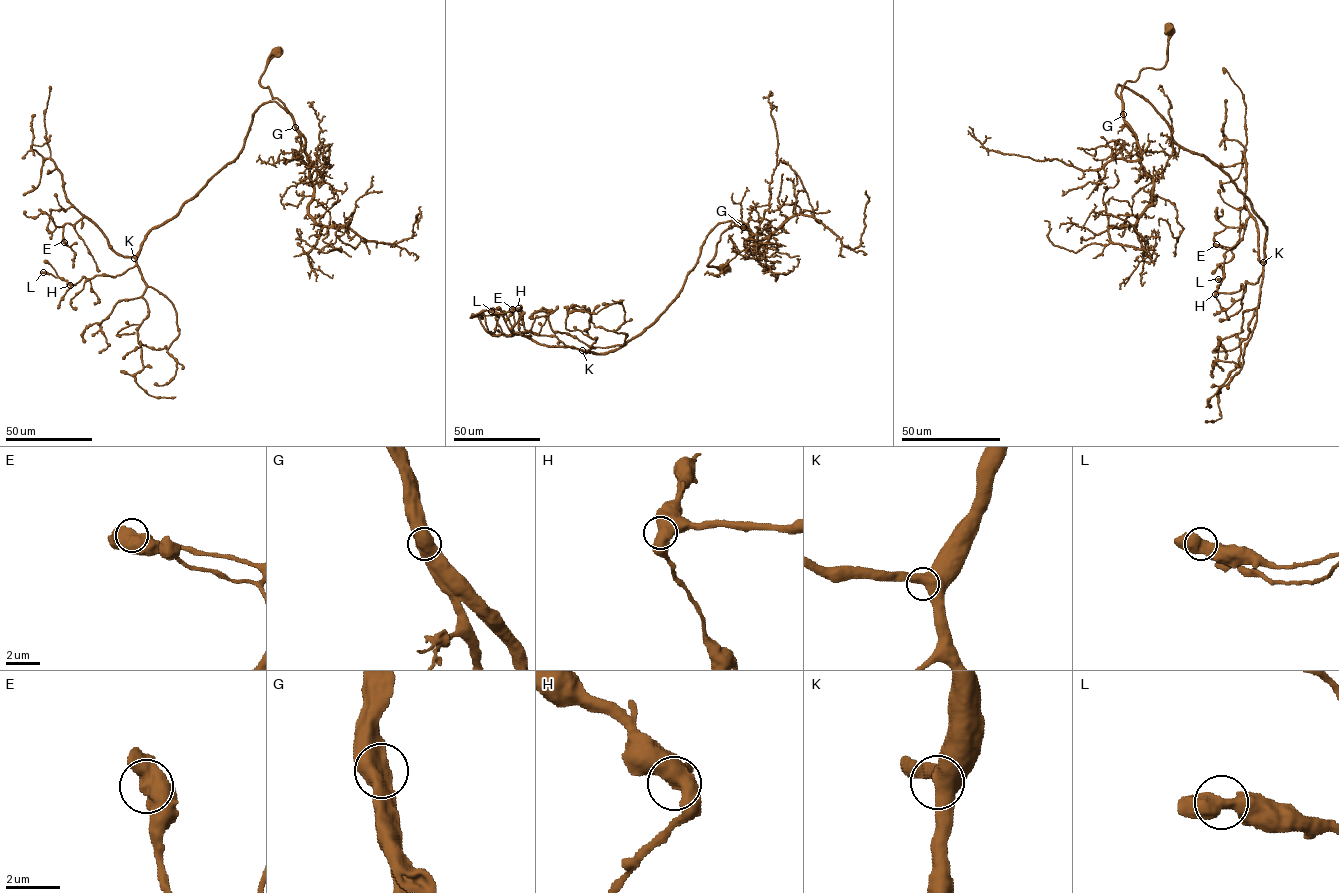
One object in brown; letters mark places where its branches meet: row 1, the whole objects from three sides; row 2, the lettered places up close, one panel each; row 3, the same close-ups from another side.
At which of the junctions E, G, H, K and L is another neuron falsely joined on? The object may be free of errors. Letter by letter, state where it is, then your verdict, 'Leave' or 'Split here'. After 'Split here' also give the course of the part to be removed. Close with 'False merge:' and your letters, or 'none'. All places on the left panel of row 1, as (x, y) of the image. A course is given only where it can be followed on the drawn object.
E: Place: (64, 242). Leave
G: Place: (295, 127). Leave
H: Place: (70, 285). Leave
K: Place: (134, 258). Leave
L: Place: (43, 272). Leave
False merge: none

